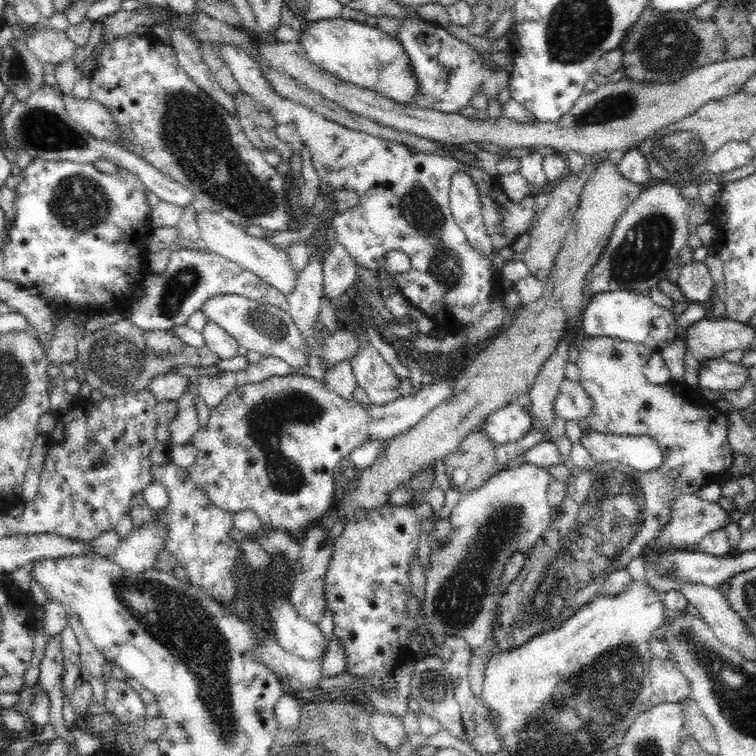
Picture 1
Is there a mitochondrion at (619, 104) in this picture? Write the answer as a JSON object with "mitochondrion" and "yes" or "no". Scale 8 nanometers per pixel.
{"mitochondrion":"yes"}

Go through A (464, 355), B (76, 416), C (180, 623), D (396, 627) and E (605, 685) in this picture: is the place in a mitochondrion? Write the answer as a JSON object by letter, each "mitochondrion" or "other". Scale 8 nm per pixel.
{"A":"other","B":"other","C":"mitochondrion","D":"other","E":"mitochondrion"}

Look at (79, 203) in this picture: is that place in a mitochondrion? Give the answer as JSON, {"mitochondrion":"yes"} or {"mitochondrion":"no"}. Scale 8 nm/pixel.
{"mitochondrion":"yes"}

